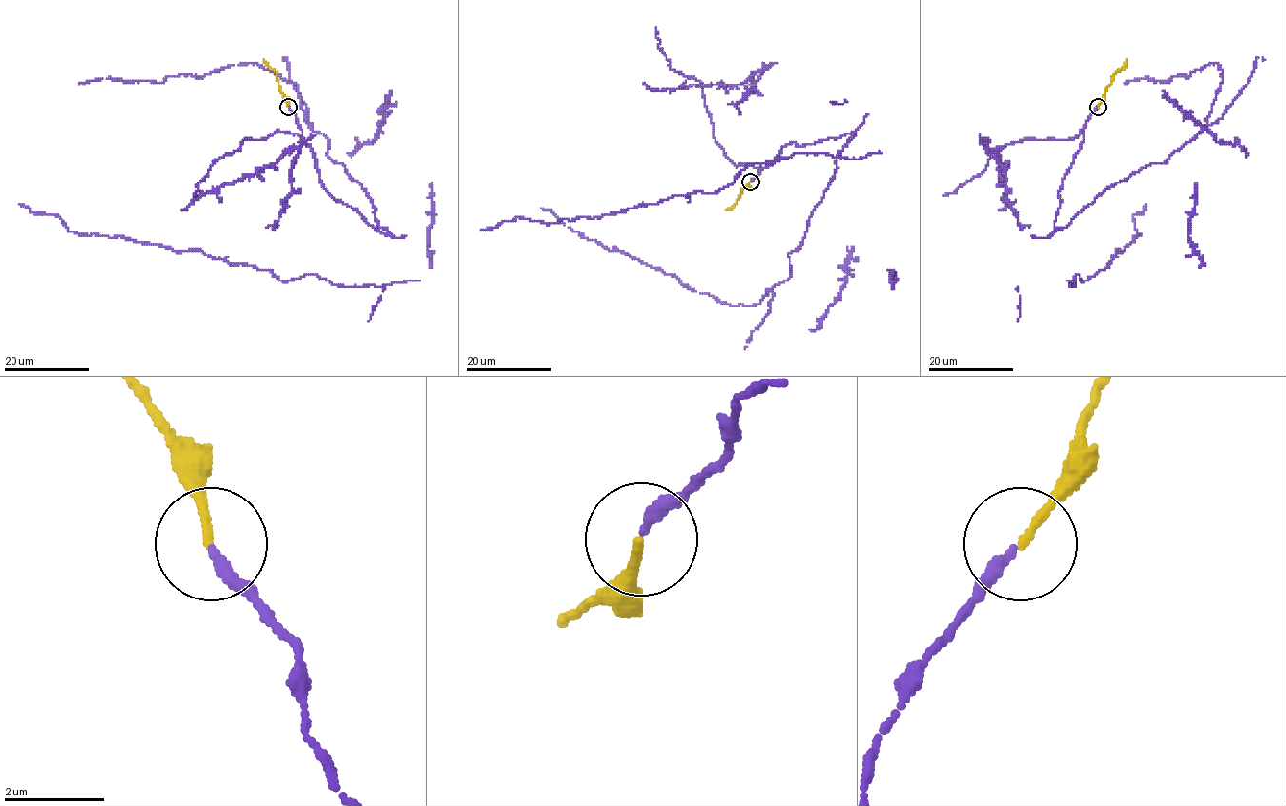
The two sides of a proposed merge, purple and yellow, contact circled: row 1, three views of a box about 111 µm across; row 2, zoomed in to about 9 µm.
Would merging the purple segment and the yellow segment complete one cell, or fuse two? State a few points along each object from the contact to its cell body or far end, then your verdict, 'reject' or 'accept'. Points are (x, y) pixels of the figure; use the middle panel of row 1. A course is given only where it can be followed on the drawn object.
purple runs (750, 181), (784, 145), (854, 134), (802, 245), (788, 254), (791, 276), (758, 305), (700, 293), (540, 207); yellow runs (750, 182), (730, 209), (725, 210); accept

